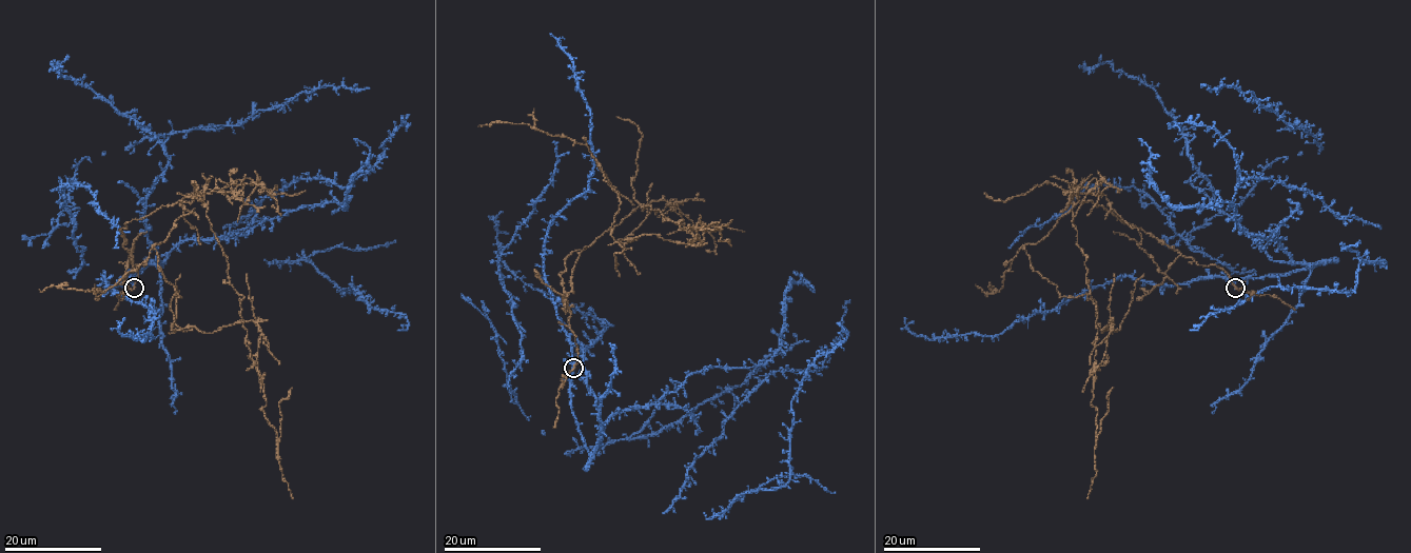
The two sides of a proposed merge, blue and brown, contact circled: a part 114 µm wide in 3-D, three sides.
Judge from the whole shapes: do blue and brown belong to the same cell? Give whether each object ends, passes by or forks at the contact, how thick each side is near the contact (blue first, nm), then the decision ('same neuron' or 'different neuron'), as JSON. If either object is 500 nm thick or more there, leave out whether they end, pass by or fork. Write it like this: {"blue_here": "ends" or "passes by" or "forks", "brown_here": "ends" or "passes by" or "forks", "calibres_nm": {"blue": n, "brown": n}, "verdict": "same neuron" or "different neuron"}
{"blue_here": "ends", "brown_here": "passes by", "calibres_nm": {"blue": 240, "brown": 260}, "verdict": "different neuron"}

